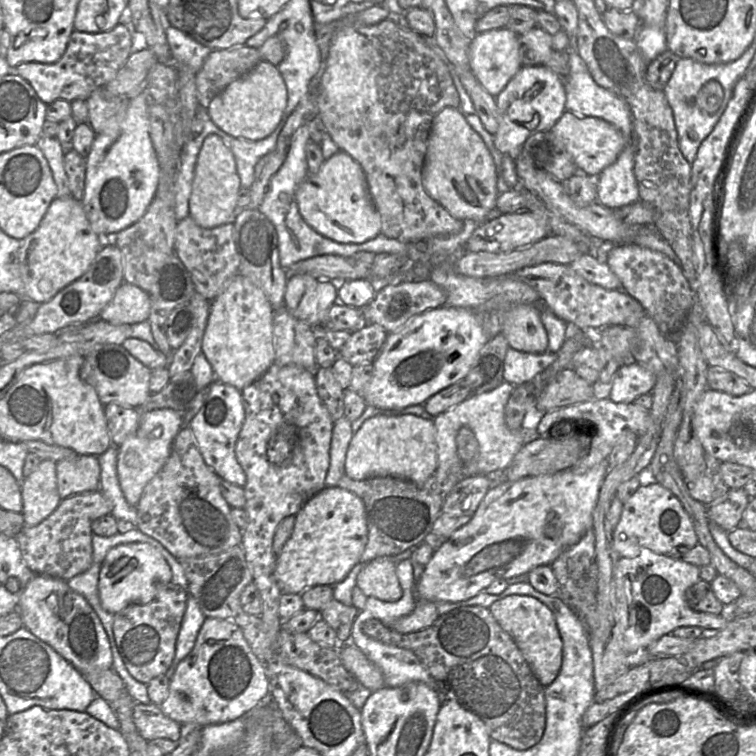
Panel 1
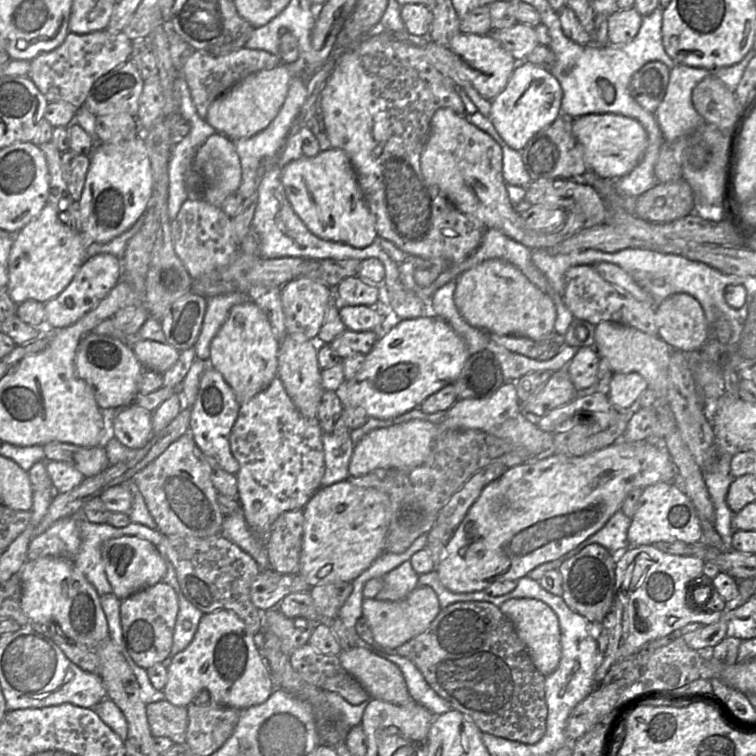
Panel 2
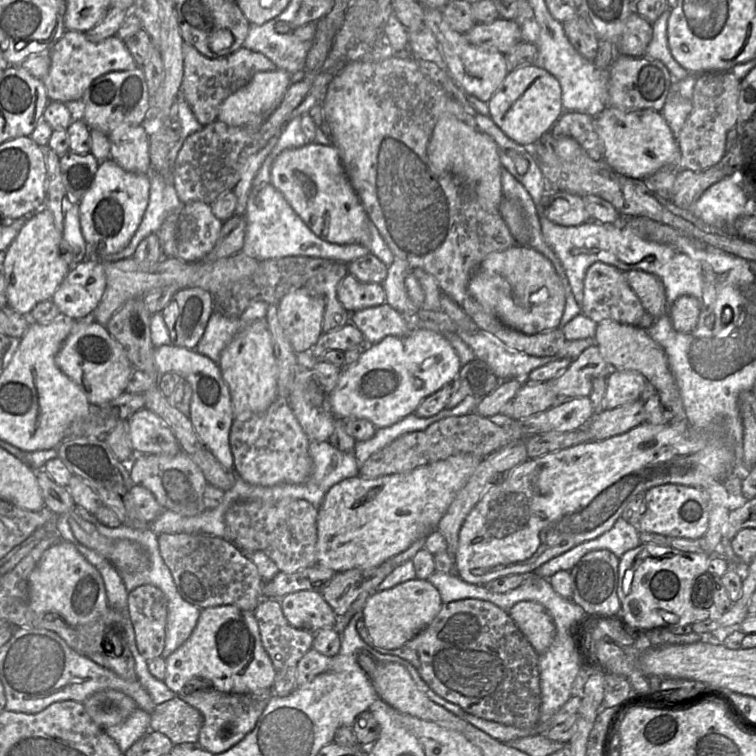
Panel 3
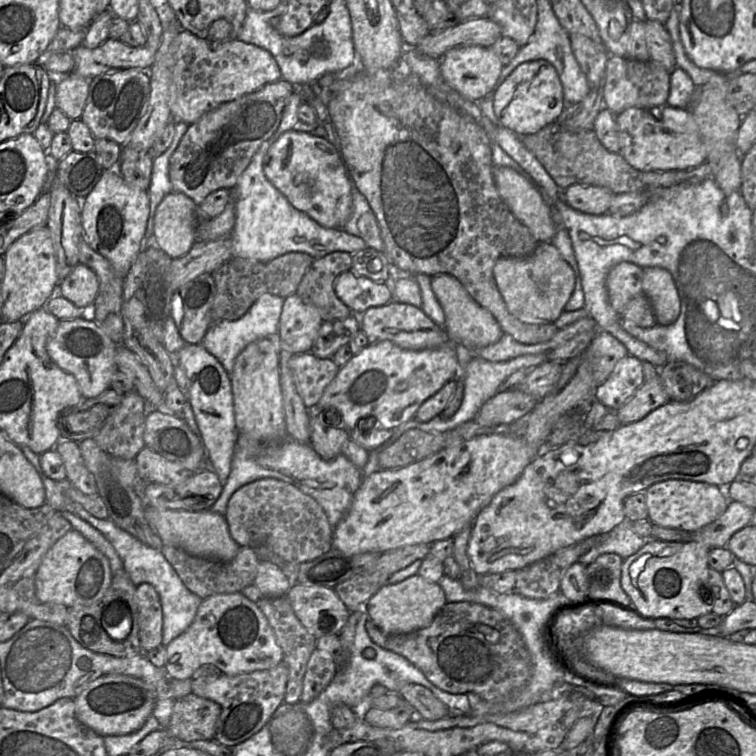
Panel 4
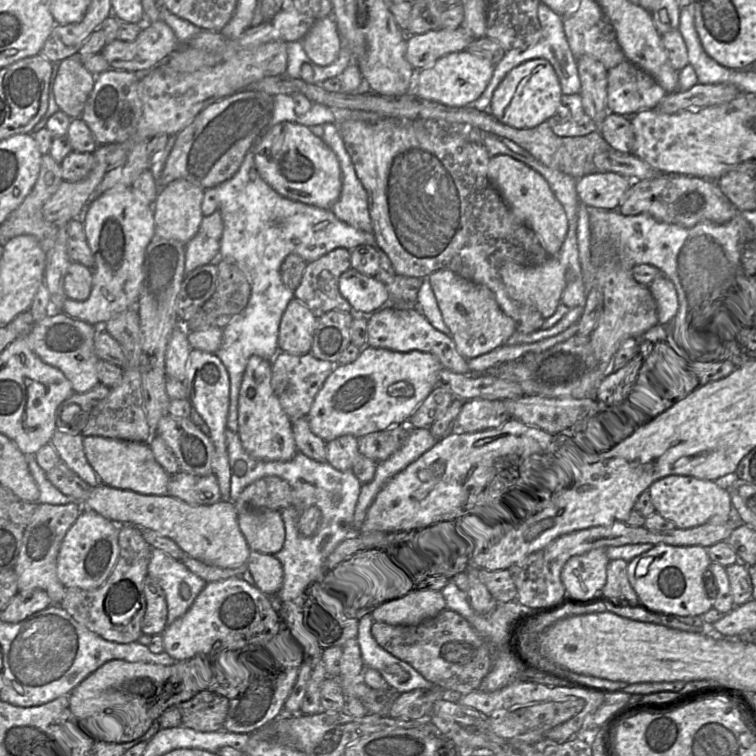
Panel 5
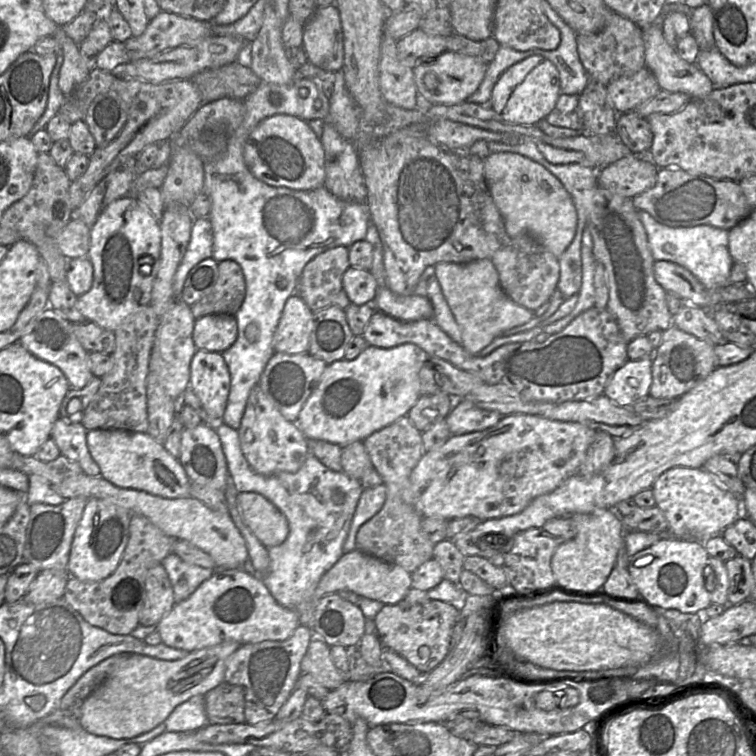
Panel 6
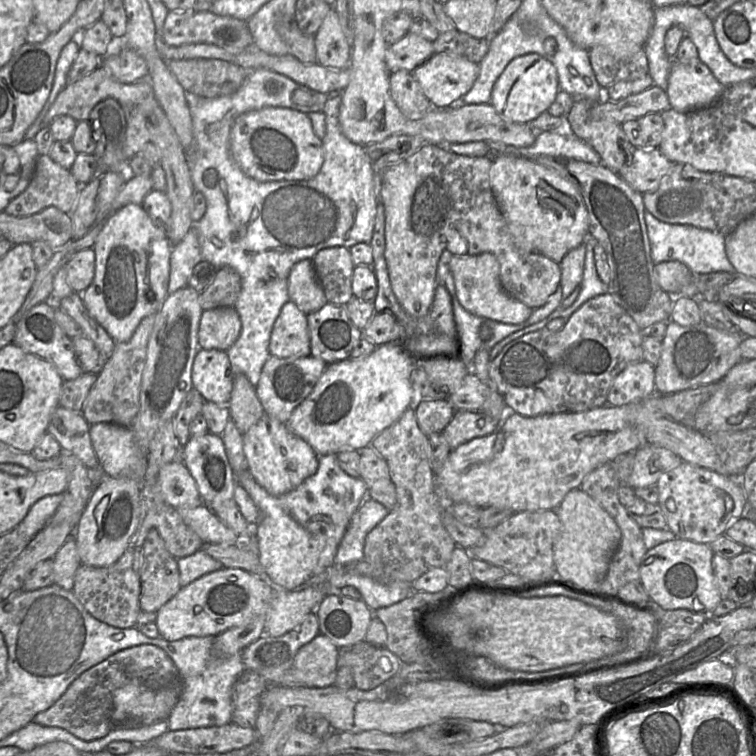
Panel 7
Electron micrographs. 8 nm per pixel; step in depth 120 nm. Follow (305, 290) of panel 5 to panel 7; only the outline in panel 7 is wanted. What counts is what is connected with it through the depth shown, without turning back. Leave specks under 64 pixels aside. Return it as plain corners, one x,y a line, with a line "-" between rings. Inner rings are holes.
337,246
320,250
312,258
317,279
328,303
346,306
353,296
355,265
348,248

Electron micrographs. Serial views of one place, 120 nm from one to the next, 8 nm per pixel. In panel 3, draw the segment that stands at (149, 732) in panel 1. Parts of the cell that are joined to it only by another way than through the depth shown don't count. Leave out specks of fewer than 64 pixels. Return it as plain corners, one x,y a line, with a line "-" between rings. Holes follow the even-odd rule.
176,695
174,698
156,705
150,713
150,730
166,735
174,745
197,742
202,724
203,717
201,713
186,703
181,695

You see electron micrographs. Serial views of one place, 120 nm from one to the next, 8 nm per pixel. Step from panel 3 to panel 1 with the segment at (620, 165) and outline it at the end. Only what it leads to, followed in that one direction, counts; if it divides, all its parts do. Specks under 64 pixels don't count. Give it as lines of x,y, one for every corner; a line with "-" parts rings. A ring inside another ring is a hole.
565,111
550,129
566,152
571,156
578,172
586,175
599,175
613,164
625,147
622,134
609,122
597,117
578,117

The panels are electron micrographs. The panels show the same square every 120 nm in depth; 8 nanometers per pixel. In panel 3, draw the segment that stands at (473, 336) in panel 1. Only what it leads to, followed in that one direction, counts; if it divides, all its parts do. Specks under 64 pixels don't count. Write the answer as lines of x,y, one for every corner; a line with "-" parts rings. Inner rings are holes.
414,327
410,333
405,336
387,336
375,344
368,344
359,359
352,365
345,366
342,369
336,388
328,394
328,402
333,414
344,421
350,419
362,418
370,421
377,429
386,428
403,420
407,416
414,414
421,402
428,396
440,390
443,386
450,384
456,378
461,368
459,356
444,334
438,333
422,327

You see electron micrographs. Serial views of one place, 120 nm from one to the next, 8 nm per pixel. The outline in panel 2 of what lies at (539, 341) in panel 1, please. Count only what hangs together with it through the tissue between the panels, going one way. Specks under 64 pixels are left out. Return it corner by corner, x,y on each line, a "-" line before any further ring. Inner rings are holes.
488,259
461,273
456,280
454,303
470,325
488,334
540,340
554,332
556,307
553,300
532,284
519,268
503,259

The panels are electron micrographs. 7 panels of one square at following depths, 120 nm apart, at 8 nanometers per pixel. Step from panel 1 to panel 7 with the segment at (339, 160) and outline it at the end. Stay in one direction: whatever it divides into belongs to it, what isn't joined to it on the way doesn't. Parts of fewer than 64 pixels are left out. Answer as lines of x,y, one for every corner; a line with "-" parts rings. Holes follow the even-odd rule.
265,107
238,116
230,132
230,152
241,170
260,182
311,179
324,162
323,142
314,133
308,114
284,107

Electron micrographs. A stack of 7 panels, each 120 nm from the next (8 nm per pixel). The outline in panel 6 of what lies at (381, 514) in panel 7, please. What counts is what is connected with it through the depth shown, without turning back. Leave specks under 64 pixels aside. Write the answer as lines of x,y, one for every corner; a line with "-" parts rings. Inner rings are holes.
384,484
363,490
343,545
344,554
356,550
356,536
360,527
382,509
386,498
387,490

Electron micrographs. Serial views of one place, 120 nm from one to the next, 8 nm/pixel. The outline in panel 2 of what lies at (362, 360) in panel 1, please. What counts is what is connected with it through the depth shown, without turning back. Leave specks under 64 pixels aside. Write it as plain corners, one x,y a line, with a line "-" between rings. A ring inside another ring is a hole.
345,331
334,339
329,346
343,360
355,354
367,355
376,344
380,332
376,331

